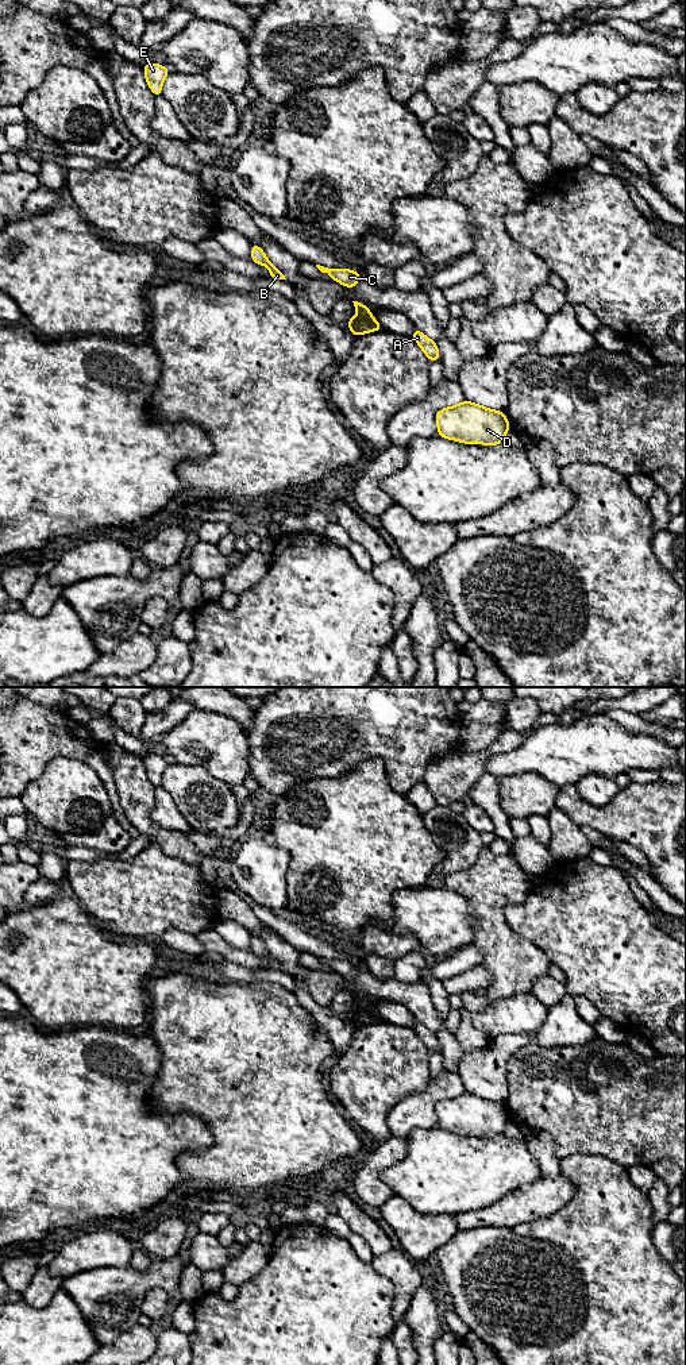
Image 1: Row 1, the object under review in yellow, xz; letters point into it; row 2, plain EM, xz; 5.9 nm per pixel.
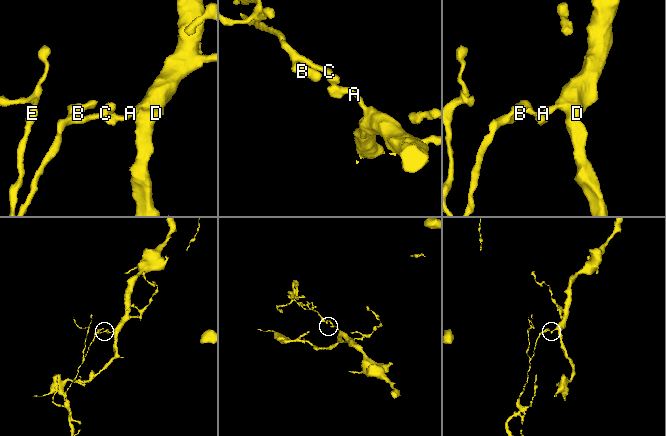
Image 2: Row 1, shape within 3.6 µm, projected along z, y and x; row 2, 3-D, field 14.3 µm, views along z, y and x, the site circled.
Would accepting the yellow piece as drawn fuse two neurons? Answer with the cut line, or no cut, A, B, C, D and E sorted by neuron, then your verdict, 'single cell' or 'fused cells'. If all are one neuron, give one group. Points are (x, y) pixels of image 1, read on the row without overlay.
cut xz (359, 1003), (369, 1006); groups A D / B C E; fused cells

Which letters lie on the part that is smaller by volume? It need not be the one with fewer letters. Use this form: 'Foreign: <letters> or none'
Foreign: B, C, E

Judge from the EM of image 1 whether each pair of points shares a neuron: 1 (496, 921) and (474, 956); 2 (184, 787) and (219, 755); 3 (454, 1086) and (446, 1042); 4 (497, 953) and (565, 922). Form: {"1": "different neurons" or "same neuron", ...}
{"1": "different neurons", "2": "different neurons", "3": "different neurons", "4": "different neurons"}

